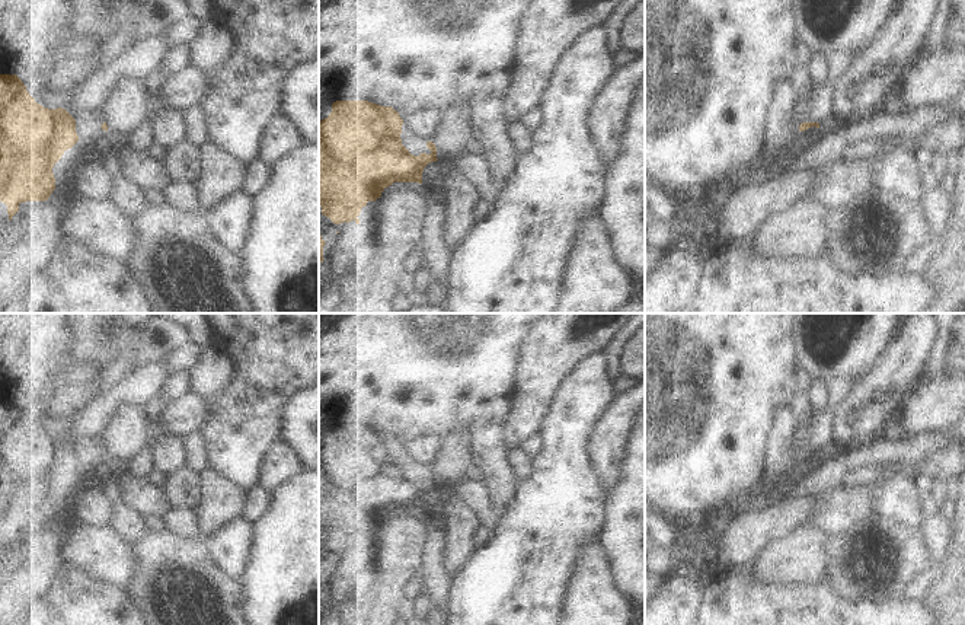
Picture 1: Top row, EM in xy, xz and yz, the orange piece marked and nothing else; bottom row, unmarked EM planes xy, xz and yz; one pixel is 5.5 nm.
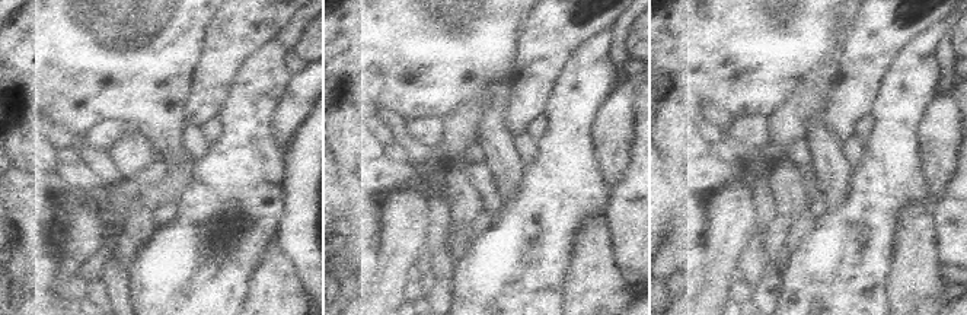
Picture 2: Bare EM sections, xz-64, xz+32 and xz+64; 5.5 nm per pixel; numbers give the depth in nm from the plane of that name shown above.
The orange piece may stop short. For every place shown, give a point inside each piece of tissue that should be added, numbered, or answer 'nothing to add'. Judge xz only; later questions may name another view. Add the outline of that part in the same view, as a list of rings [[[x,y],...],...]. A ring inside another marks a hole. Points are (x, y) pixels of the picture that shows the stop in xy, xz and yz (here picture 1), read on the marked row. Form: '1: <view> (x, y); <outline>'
nothing to add

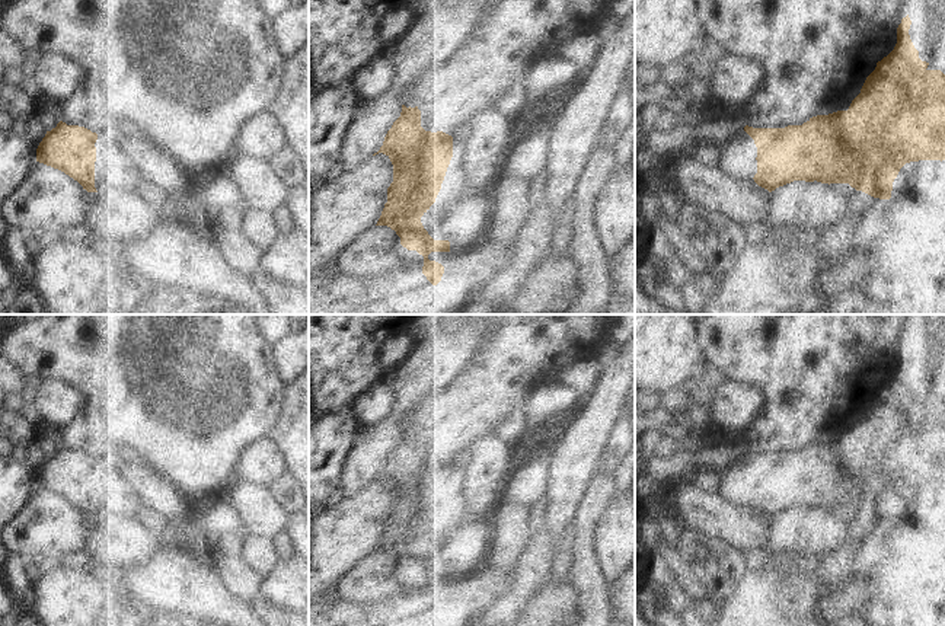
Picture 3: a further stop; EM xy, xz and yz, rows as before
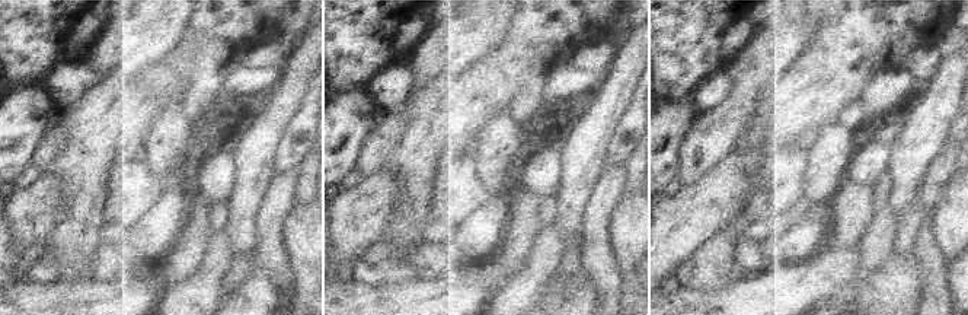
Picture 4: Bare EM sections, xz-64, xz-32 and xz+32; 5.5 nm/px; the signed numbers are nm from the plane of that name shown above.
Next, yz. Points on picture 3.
nothing to add

